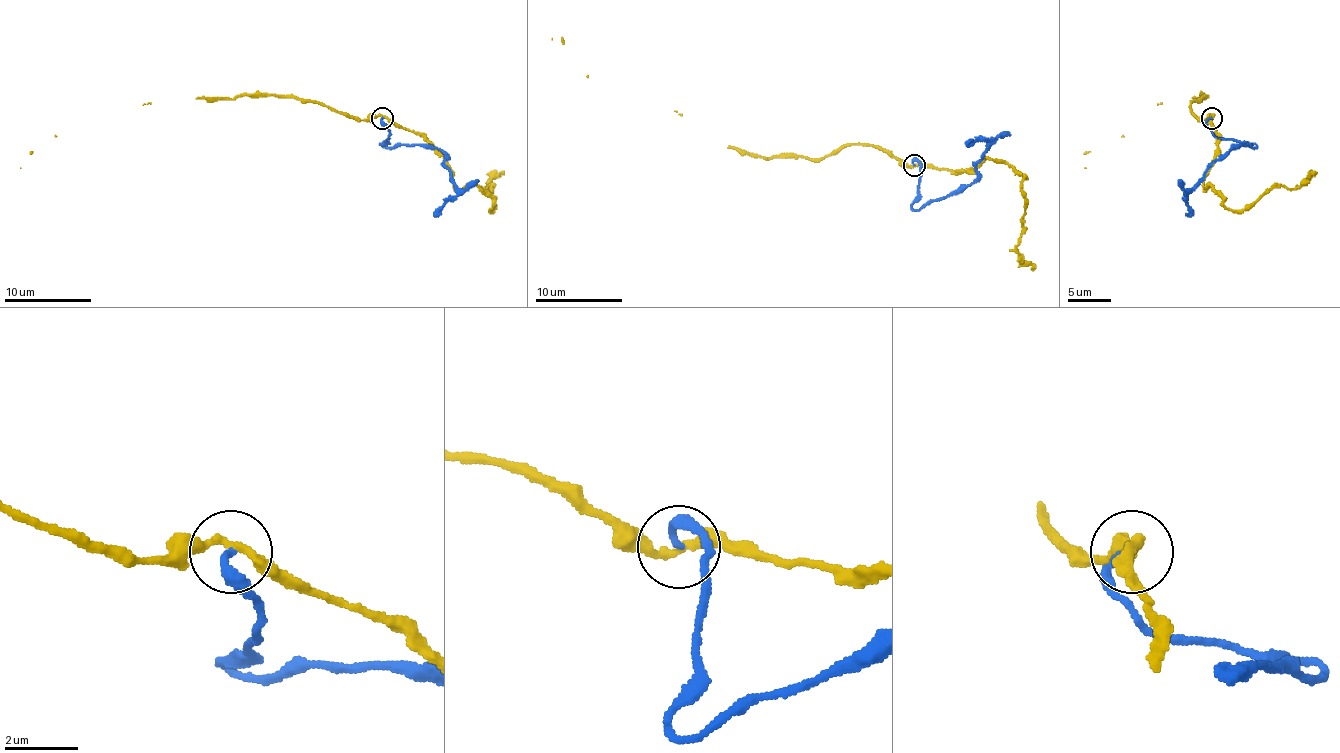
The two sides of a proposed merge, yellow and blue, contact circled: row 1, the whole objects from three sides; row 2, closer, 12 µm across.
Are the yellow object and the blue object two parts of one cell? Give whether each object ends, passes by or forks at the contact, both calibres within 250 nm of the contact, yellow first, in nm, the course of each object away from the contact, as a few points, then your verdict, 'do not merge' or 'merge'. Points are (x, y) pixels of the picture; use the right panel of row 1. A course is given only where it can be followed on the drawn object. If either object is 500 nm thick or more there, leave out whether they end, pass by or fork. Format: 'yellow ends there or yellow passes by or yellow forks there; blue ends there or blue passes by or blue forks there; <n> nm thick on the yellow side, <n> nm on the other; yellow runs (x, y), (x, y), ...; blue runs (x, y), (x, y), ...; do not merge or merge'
yellow passes by; blue ends there; 240 nm thick on the yellow side, 200 nm on the other; yellow runs (1212, 117), (1201, 119), (1190, 109), (1192, 102), (1205, 96), (1158, 104), (1086, 152), (1086, 167); blue runs (1212, 117), (1208, 124), (1216, 137), (1253, 143), (1255, 148), (1238, 145), (1212, 165), (1190, 193), (1190, 217); do not merge

